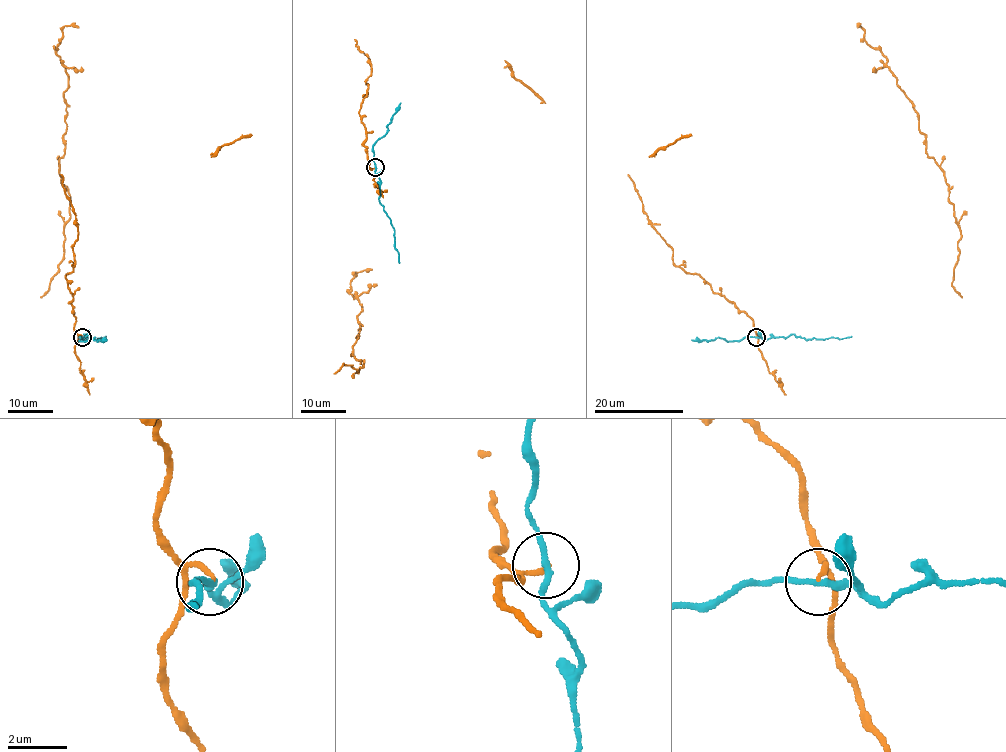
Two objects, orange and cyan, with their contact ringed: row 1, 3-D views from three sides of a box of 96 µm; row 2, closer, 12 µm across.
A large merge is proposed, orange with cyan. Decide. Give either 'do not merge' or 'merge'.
do not merge

